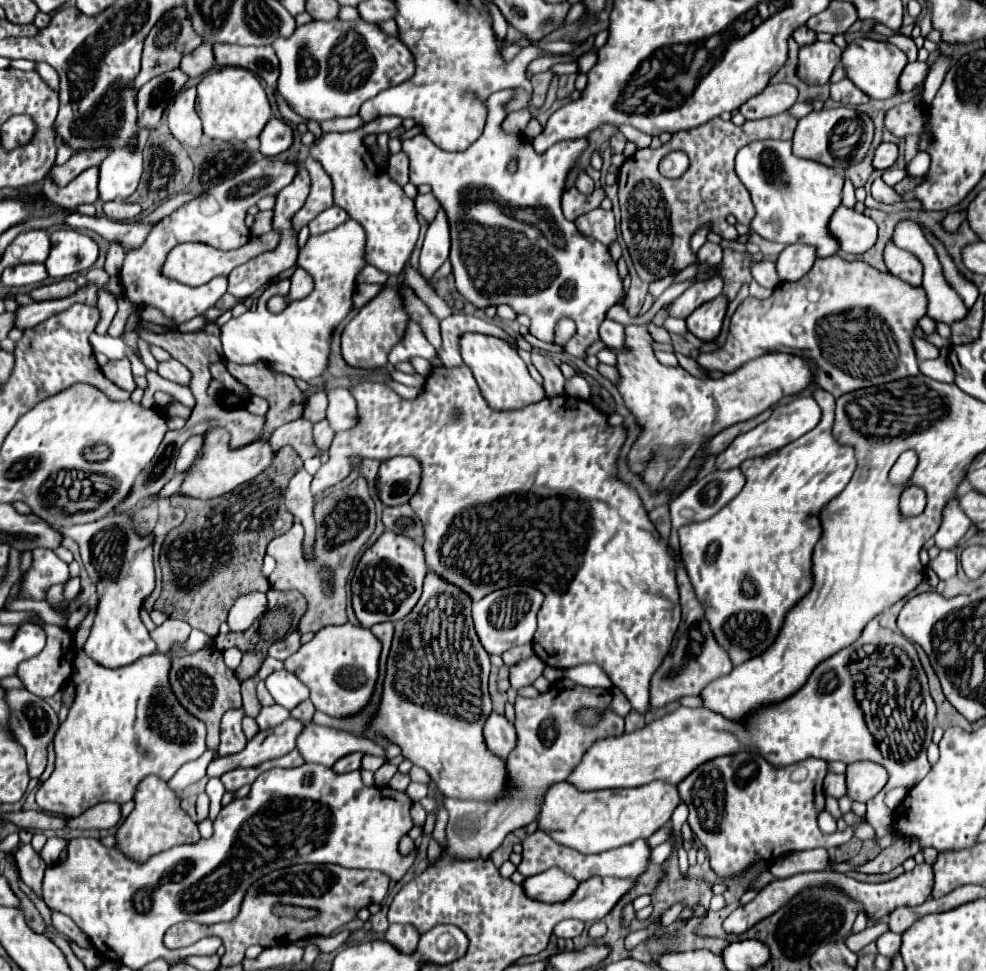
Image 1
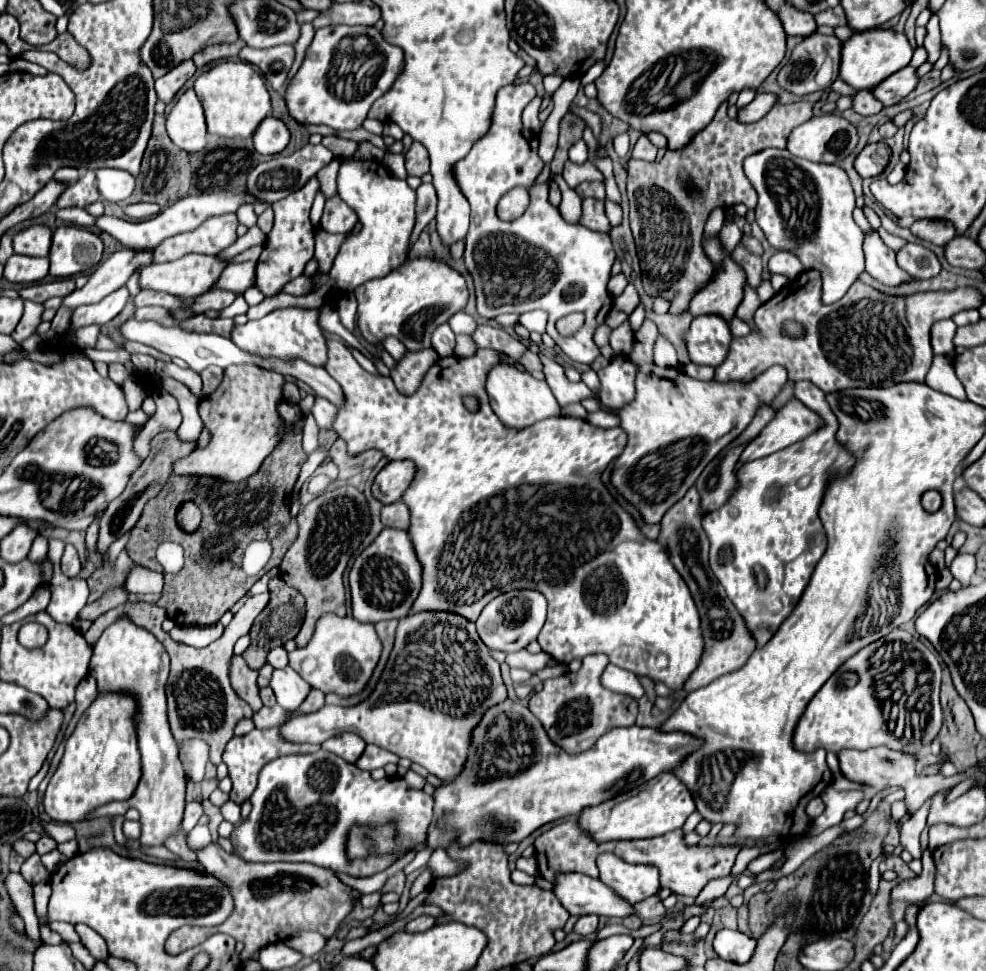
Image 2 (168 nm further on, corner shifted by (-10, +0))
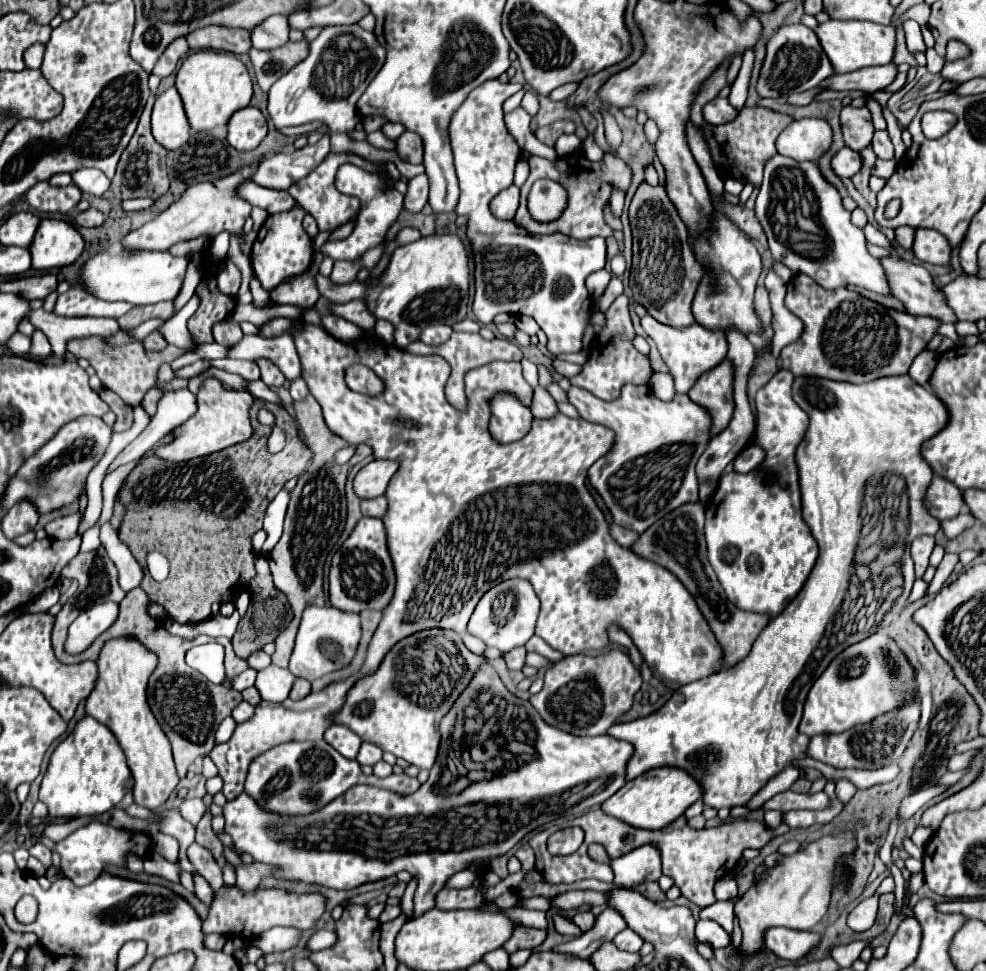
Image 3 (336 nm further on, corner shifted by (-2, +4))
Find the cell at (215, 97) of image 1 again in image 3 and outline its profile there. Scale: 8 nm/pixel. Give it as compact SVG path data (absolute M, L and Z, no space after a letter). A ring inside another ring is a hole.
M200 49L190 53L176 75L174 87L184 103L186 117L194 131L208 131L216 125L226 125L228 117L250 103L253 83L246 65L232 53L216 53L212 49Z

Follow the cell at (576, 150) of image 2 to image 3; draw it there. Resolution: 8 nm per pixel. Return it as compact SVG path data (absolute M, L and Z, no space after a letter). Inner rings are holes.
M572 133L572 135L562 135L562 137L556 141L554 149L558 157L563 157L576 153L576 151L580 149L580 145L582 145L582 141Z

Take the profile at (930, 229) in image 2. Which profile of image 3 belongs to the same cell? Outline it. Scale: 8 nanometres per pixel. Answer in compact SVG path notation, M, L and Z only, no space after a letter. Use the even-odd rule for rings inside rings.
M898 227L896 229L896 243L902 249L910 249L912 247L912 233L914 233L912 227Z

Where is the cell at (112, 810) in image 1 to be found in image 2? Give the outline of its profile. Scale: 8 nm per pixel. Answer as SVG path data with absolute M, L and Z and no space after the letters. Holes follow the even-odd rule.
M42 819L42 823L44 823L44 827L46 827L48 835L52 835L52 838L58 844L75 838L75 830L70 824L44 821L44 819Z

